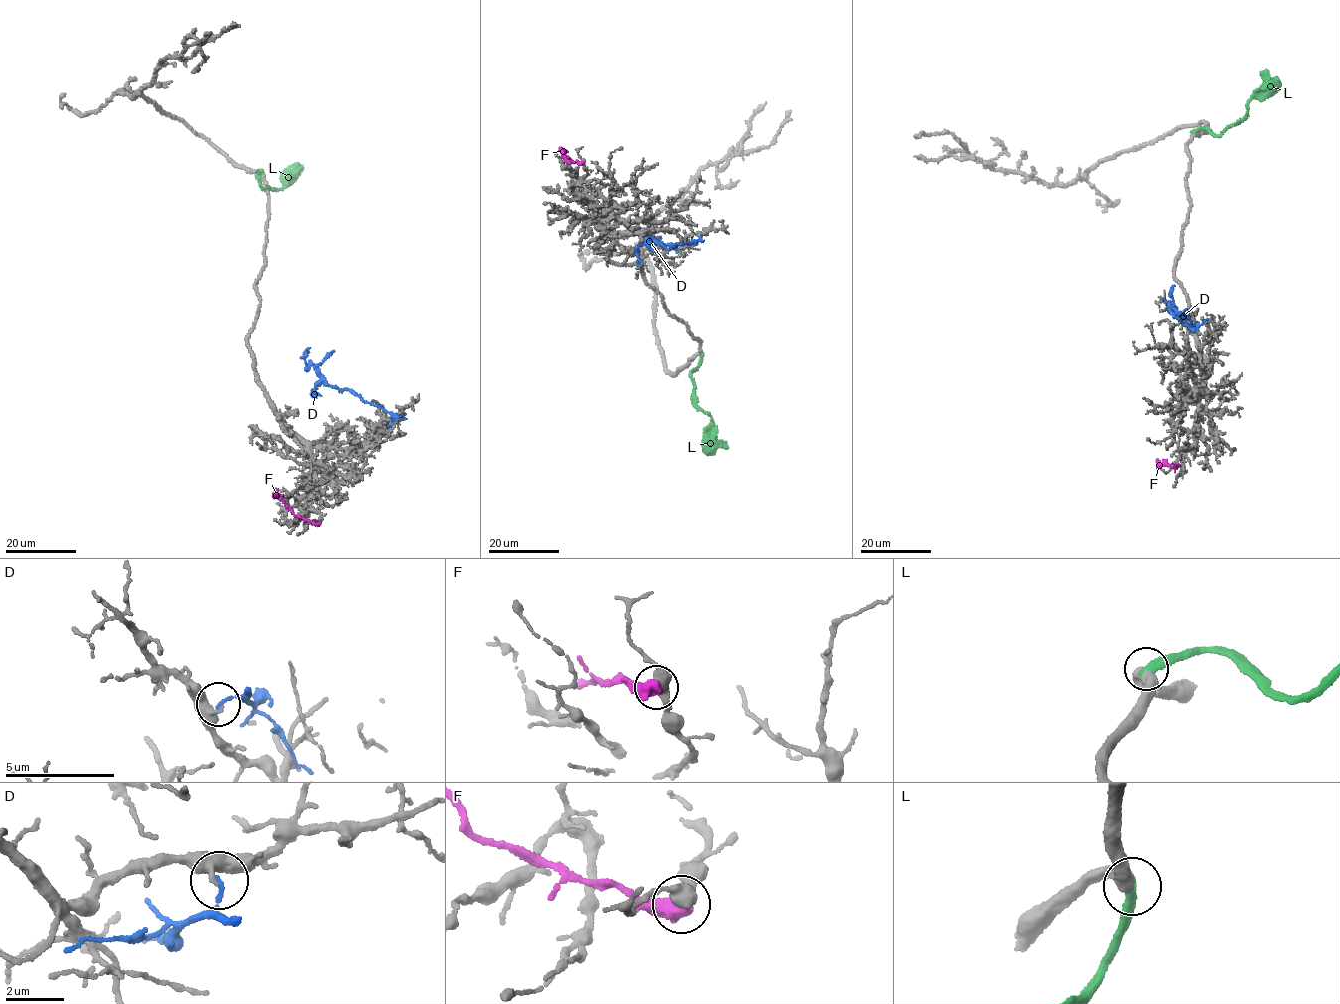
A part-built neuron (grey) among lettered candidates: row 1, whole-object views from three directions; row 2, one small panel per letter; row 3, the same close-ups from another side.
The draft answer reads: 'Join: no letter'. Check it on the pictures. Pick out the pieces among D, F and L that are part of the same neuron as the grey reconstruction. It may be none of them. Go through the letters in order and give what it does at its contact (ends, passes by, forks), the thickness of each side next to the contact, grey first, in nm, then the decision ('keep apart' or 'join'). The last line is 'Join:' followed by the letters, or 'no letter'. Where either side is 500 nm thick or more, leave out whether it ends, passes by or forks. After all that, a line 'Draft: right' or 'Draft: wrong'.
D: it ends there; 260 nm thick on the grey side, 130 nm on the other; keep apart
F: 480 nm thick on the grey side, 600 nm on the other; keep apart
L: it ends there; 400 nm thick on the grey side, 360 nm on the other; keep apart
Join: no letter
Draft: right

